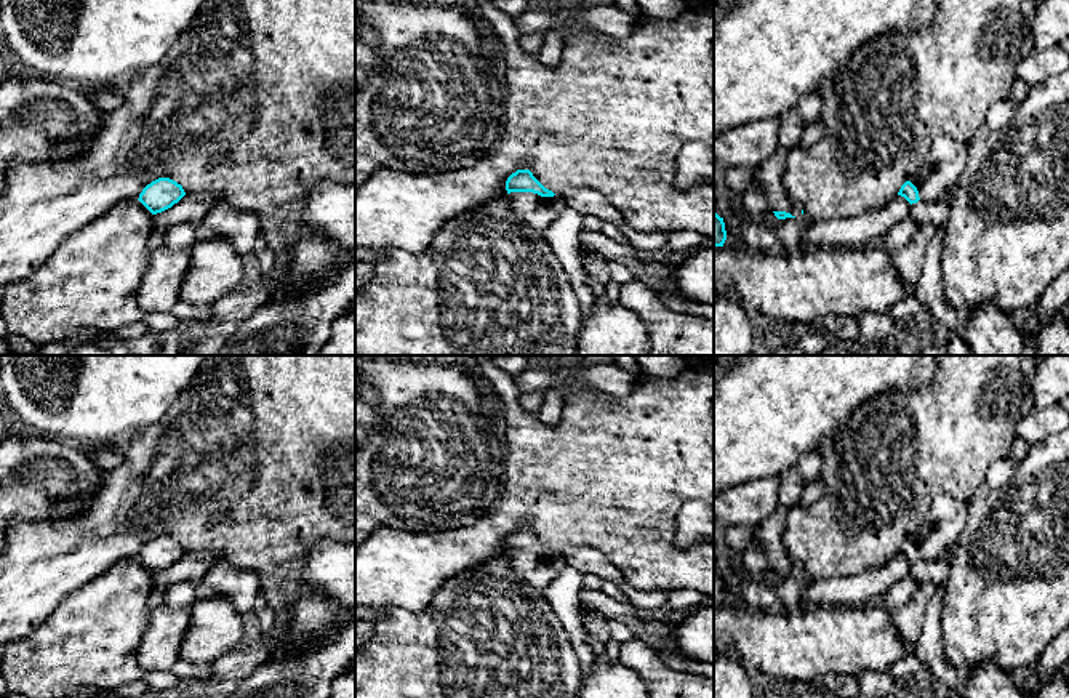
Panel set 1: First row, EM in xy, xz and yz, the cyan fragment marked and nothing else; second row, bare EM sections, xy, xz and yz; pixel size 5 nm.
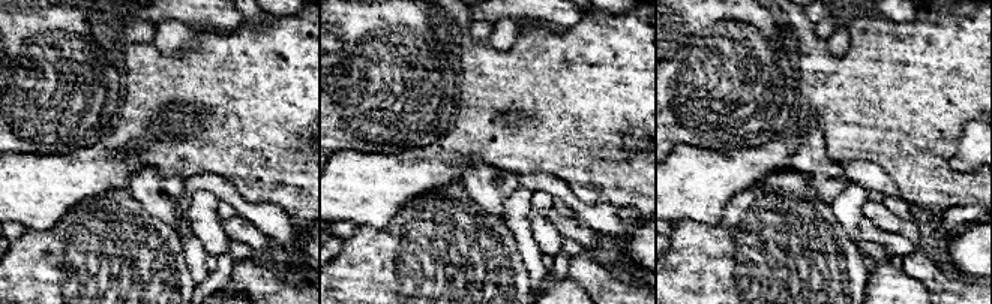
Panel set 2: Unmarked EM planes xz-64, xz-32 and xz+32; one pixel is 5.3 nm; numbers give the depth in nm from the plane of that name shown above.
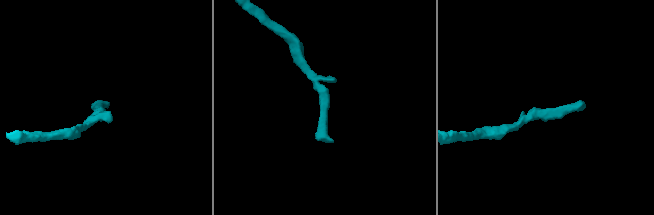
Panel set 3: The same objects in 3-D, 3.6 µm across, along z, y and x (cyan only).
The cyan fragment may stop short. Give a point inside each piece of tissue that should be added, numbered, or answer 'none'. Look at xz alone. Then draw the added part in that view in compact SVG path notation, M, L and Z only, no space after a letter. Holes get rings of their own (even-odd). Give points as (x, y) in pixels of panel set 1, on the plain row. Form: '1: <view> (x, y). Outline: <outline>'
1: xz (535, 570). Outline: M510 551L507 557L517 578L541 596L567 567L562 554L541 556L533 551Z

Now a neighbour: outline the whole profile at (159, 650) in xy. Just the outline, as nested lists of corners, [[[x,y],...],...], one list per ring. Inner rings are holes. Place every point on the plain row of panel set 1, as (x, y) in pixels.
[[[162,604],[155,608],[138,647],[139,666],[147,672],[171,672],[179,660],[179,648],[189,623],[190,607],[176,610]]]

